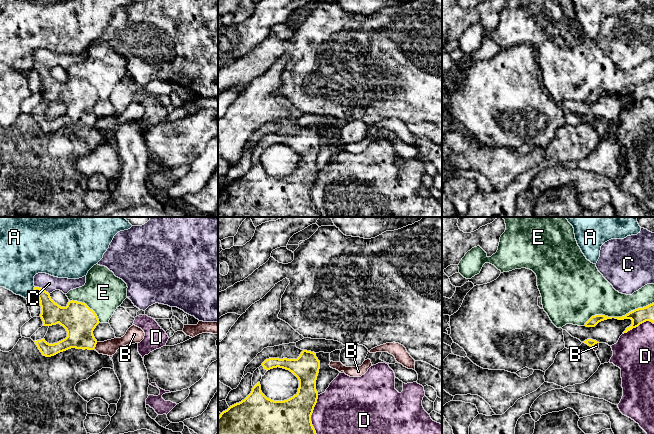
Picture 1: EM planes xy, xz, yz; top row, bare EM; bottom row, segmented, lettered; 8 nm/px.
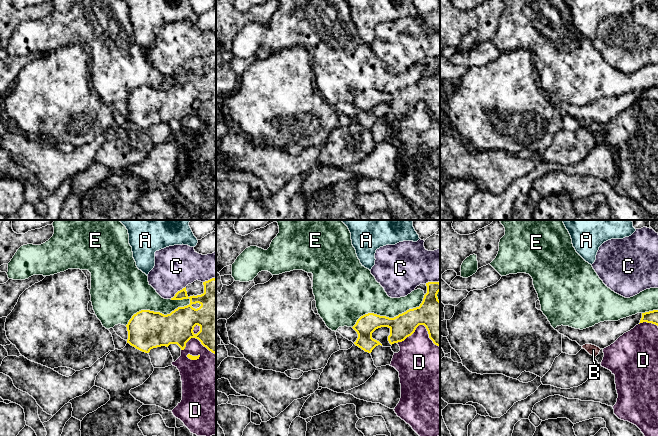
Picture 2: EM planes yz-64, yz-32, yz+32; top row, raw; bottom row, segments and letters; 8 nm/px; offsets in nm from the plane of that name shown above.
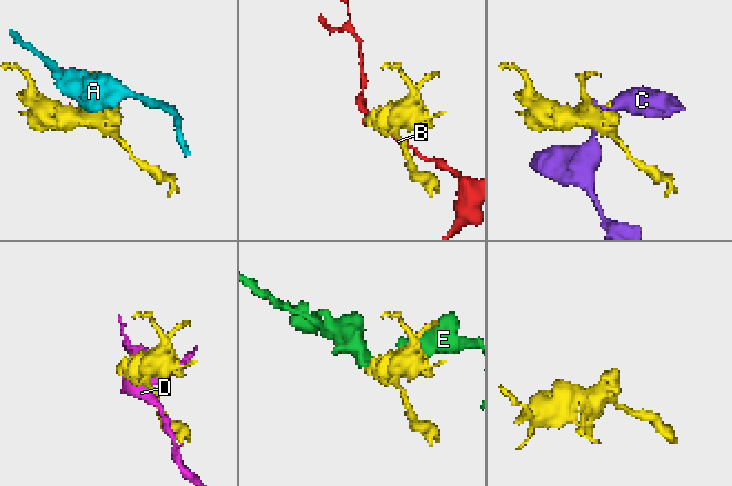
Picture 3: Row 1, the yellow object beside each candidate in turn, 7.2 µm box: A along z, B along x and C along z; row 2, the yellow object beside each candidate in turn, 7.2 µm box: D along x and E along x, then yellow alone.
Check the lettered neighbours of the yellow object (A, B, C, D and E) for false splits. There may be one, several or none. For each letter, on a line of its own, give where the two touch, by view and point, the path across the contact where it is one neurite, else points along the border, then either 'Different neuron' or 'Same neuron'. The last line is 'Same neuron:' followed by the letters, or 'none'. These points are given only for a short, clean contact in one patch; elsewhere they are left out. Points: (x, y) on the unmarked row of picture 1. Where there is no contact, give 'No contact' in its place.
A: Touches yellow at xy (34, 65). Different neuron
B: Touches yellow at xy (95, 121). Boundary: xy (97, 118), (94, 124). Different neuron
C: Touches yellow at xy (41, 64). Different neuron
D: Touches yellow at xz (310, 194). Different neuron
E: Touches yellow at yz (618, 93). Different neuron
Same neuron: none

